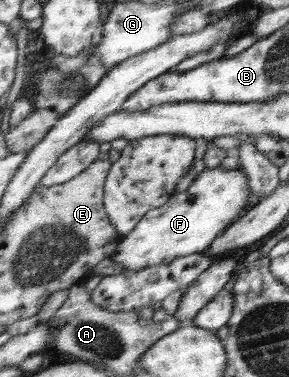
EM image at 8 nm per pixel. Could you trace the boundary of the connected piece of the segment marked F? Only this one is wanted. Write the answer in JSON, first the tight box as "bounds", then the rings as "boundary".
{"bounds":[110,168,250,270],"boundary":[[[242,168],[204,170],[184,192],[178,192],[166,204],[147,212],[137,227],[123,236],[110,256],[124,270],[139,270],[150,265],[167,264],[178,256],[190,256],[211,247],[218,233],[234,221],[248,201],[250,179]]]}

